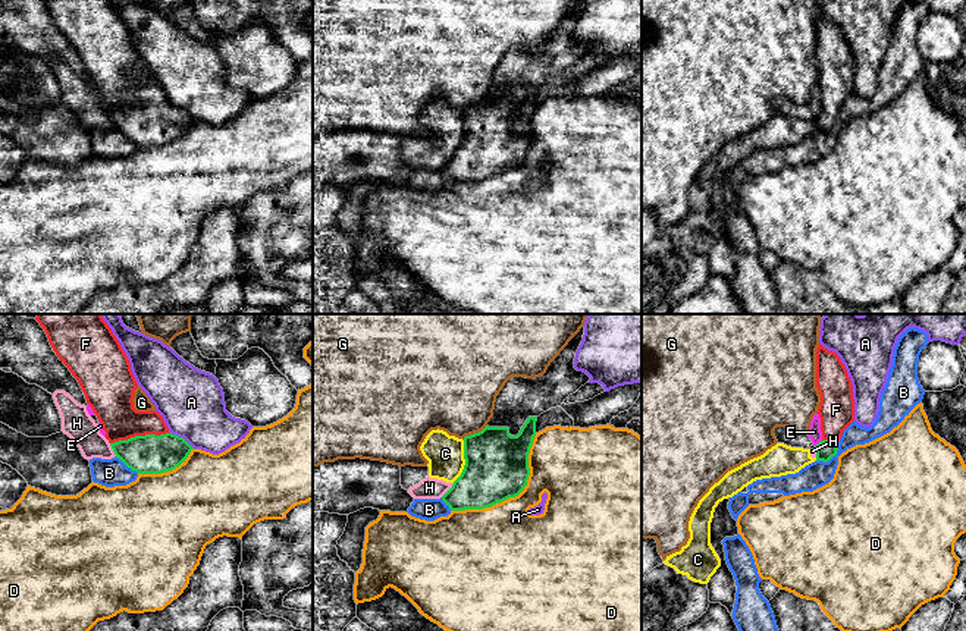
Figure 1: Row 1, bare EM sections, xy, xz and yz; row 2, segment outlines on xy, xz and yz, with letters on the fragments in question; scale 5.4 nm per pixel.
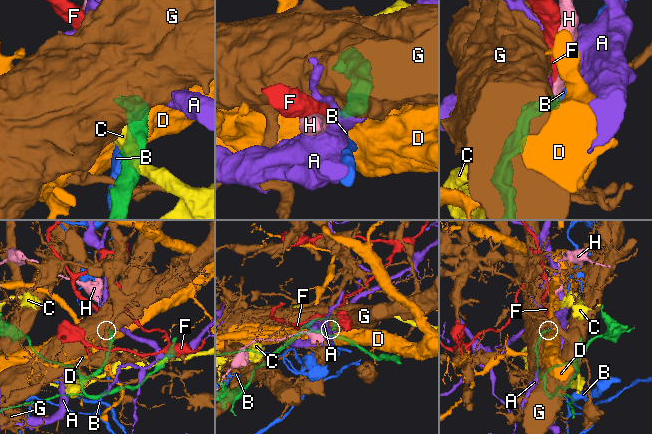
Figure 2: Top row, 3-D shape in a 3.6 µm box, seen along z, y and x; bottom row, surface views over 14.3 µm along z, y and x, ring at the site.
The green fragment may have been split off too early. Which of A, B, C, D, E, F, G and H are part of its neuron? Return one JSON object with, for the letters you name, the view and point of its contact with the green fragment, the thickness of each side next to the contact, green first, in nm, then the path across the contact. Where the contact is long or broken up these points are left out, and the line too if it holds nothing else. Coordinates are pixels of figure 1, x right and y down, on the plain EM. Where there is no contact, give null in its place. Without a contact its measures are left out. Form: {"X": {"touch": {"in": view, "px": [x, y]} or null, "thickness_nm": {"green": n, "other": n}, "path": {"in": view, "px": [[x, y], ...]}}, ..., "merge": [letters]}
{"F": {"touch": {"in": "xy", "px": [140, 107]}, "thickness_nm": {"green": 220, "other": 220}, "path": {"in": "xy", "px": [[150, 125], [150, 121], [140, 107], [115, 82], [112, 74]]}}, "merge": ["F"]}

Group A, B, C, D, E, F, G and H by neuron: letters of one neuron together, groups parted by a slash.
A / B / C H / D / E / F / G

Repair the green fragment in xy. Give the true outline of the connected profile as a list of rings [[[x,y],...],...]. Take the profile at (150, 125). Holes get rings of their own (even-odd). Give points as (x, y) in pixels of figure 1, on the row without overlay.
[[[44,0],[44,3],[59,31],[78,51],[116,129],[138,145],[161,145],[185,134],[194,119],[184,109],[172,106],[157,82],[134,79],[132,70],[138,54],[112,0]]]

